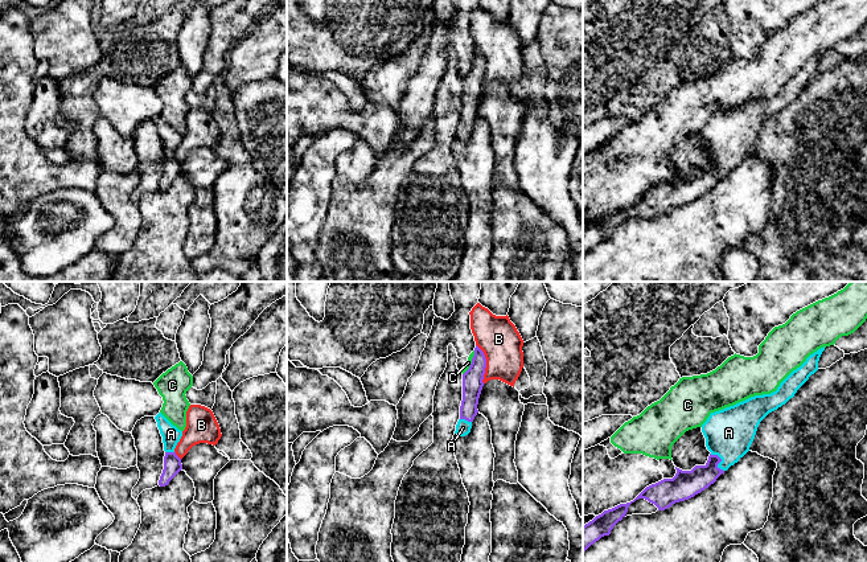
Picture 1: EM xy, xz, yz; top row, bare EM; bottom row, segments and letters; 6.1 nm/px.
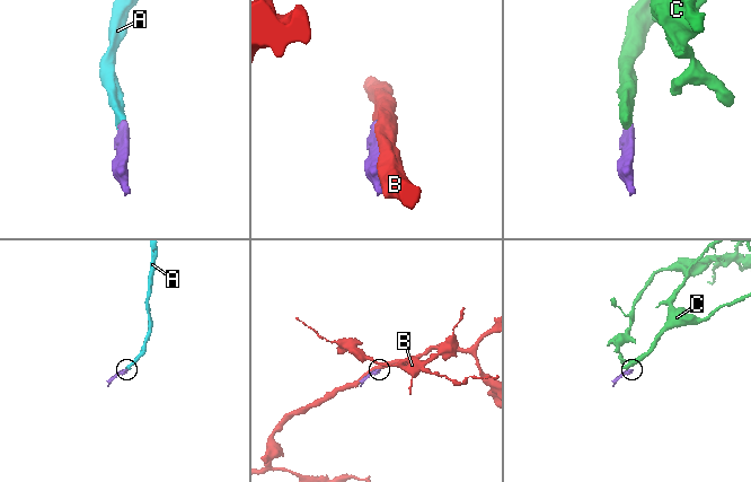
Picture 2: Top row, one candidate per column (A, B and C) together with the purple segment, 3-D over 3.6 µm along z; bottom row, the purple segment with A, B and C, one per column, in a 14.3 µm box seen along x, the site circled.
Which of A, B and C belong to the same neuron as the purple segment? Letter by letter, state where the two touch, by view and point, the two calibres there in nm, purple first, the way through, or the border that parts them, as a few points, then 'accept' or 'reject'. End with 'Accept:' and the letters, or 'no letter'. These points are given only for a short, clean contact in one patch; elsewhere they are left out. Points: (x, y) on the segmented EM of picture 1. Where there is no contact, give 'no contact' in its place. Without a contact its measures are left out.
A: meets purple in yz at (720, 460); 160 nm thick on the purple side, 300 nm on the other; runs through yz (686, 483), (706, 475), (720, 460), (726, 451), (728, 433); accept
B: meets purple in xz at (485, 364); 130 nm thick on the purple side, 240 nm on the other; reject
C: meets purple in xz at (472, 362); 130 nm thick on the purple side, 40 nm on the other; border along xz (475, 351), (471, 365), (463, 374); reject
Accept: A

